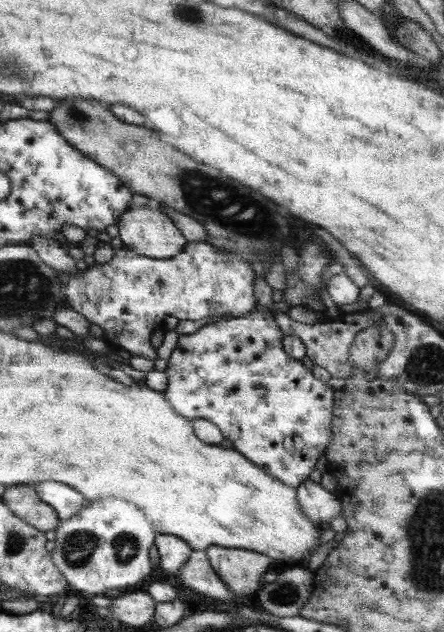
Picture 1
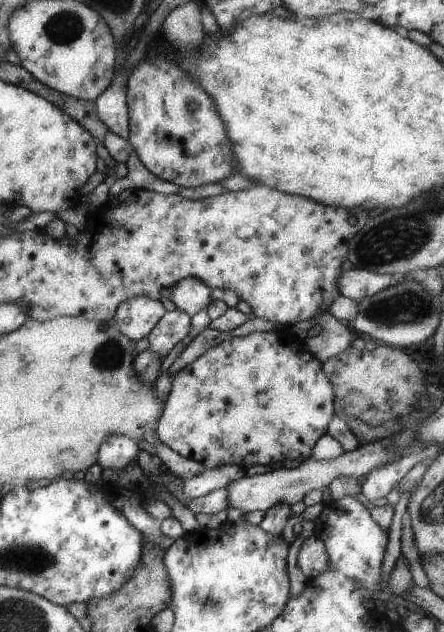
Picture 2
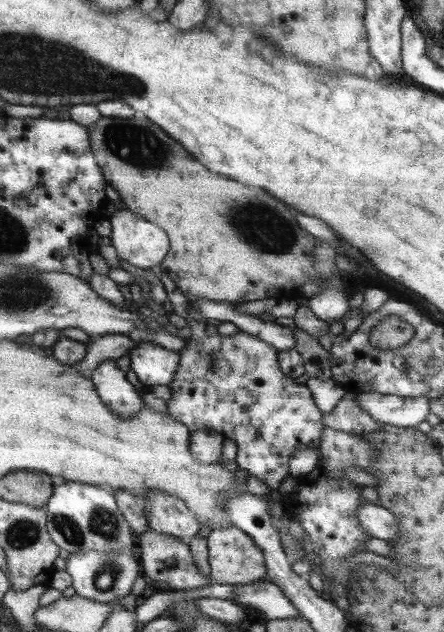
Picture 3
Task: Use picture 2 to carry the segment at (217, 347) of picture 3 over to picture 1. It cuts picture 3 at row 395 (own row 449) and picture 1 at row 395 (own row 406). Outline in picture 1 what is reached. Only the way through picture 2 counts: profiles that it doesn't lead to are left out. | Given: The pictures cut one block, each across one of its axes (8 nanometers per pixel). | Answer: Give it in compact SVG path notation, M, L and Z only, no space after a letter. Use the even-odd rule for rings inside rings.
M262 309L227 321L214 319L193 334L178 335L167 362L161 365L168 379L162 394L183 418L203 418L214 423L223 438L231 442L233 450L296 490L307 481L315 458L326 452L332 441L331 388L321 379L315 380L307 368L282 349L283 337L274 315Z

